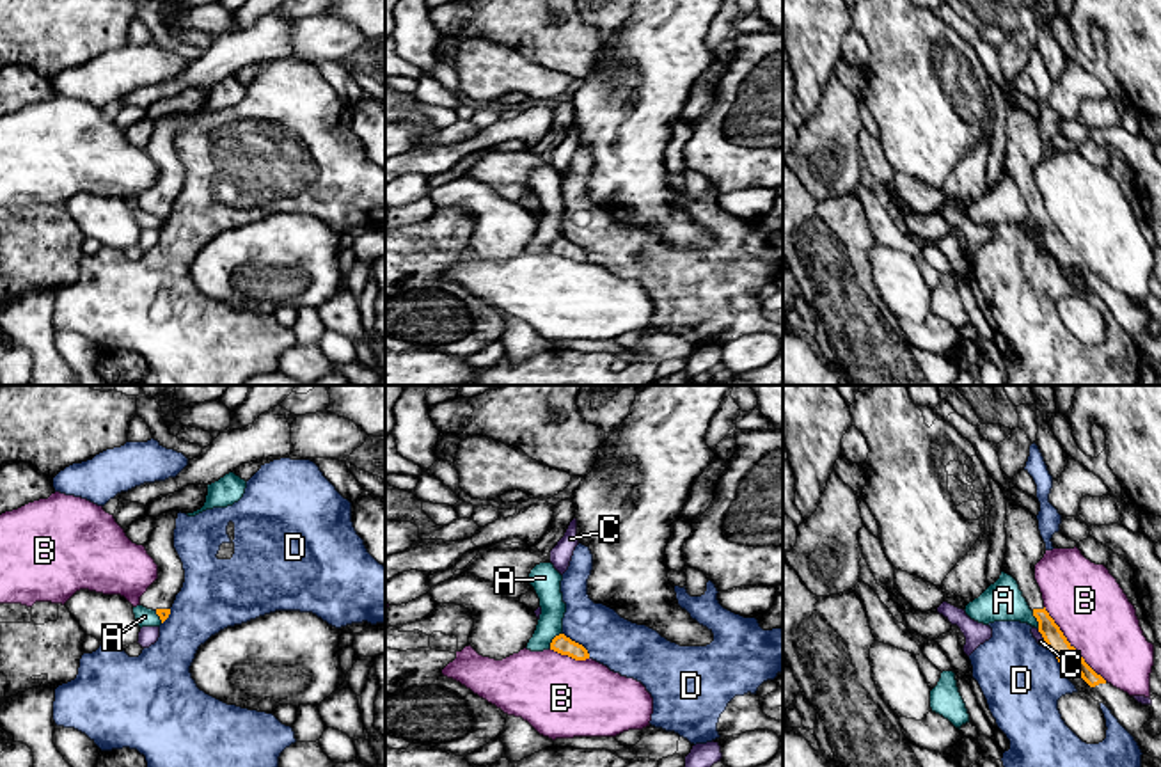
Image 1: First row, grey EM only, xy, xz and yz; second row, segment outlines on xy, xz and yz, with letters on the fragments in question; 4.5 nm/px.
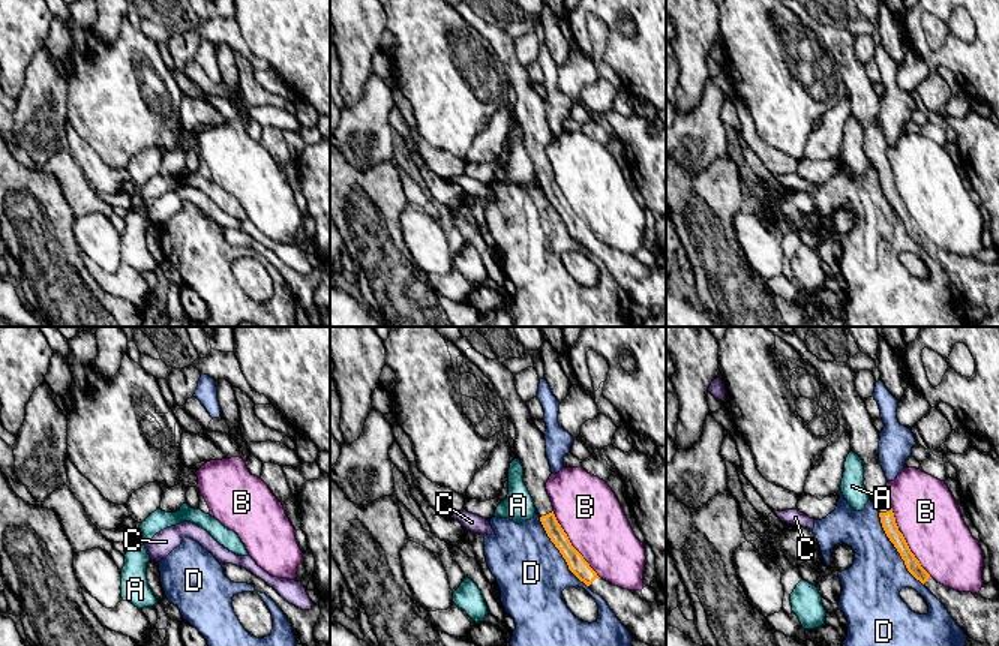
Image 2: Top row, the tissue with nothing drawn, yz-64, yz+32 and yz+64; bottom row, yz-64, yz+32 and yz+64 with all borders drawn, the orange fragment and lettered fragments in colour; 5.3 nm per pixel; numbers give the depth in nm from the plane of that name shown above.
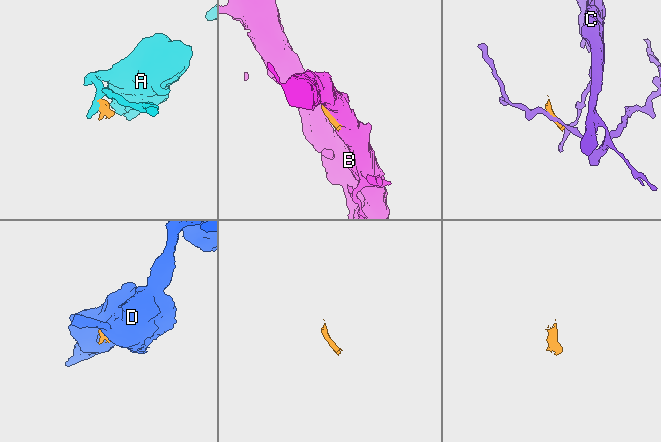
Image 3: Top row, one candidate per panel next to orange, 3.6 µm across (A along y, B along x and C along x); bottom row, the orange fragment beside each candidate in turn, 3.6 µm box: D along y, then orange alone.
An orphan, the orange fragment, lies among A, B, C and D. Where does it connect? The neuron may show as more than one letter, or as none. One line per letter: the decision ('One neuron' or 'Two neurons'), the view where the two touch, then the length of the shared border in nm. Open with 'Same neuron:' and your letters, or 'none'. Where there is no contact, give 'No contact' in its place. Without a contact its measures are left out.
Same neuron: none
A: Two neurons. Touches orange in xz. Shared border 90 nm
B: Two neurons. Touches orange in yz. Shared border 440 nm
C: Two neurons. Touches orange in yz. Shared border 100 nm
D: Two neurons. Touches orange in xz. Shared border 170 nm

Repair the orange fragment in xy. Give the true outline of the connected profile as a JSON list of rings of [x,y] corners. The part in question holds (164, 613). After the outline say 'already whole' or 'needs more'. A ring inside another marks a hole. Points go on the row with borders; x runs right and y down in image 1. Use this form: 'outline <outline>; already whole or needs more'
outline [[[169,510],[154,518],[154,529],[144,545],[158,565],[158,579],[140,597],[140,605],[153,609],[162,623],[169,618],[176,595],[185,582],[183,563],[174,549],[178,510]]]; needs more

